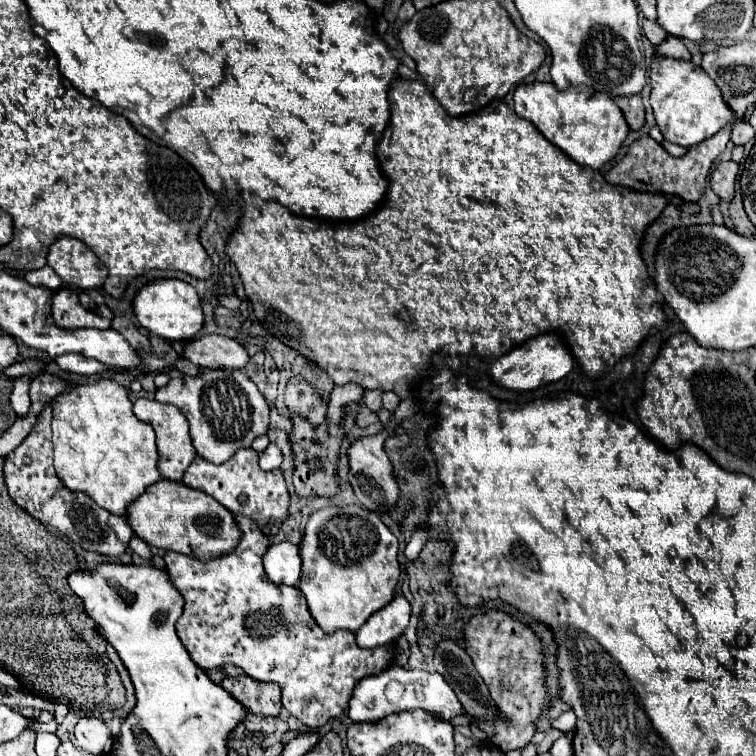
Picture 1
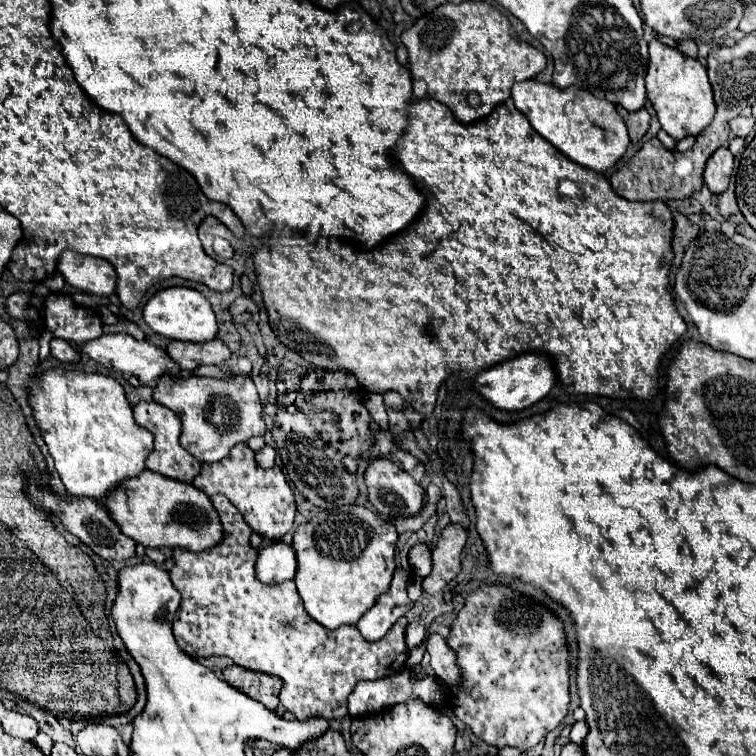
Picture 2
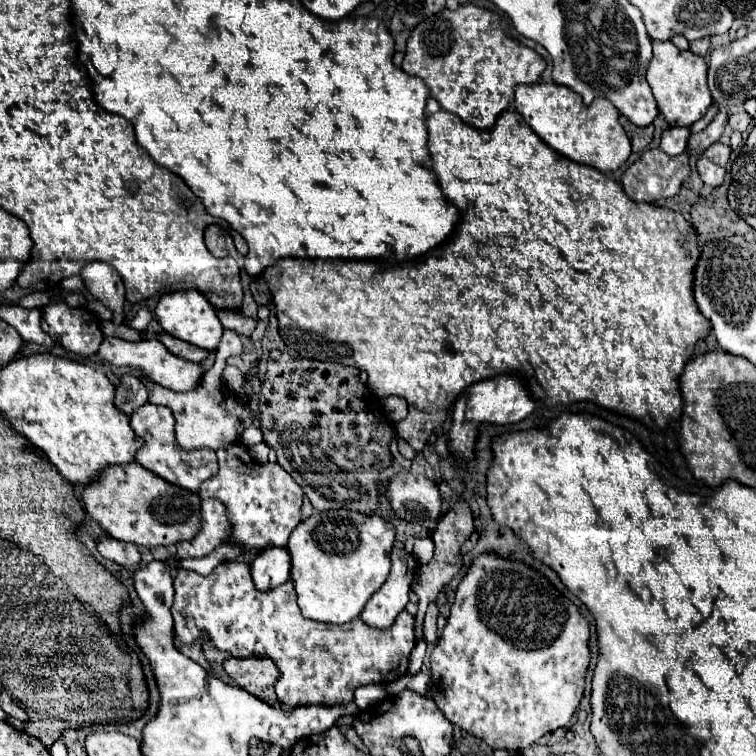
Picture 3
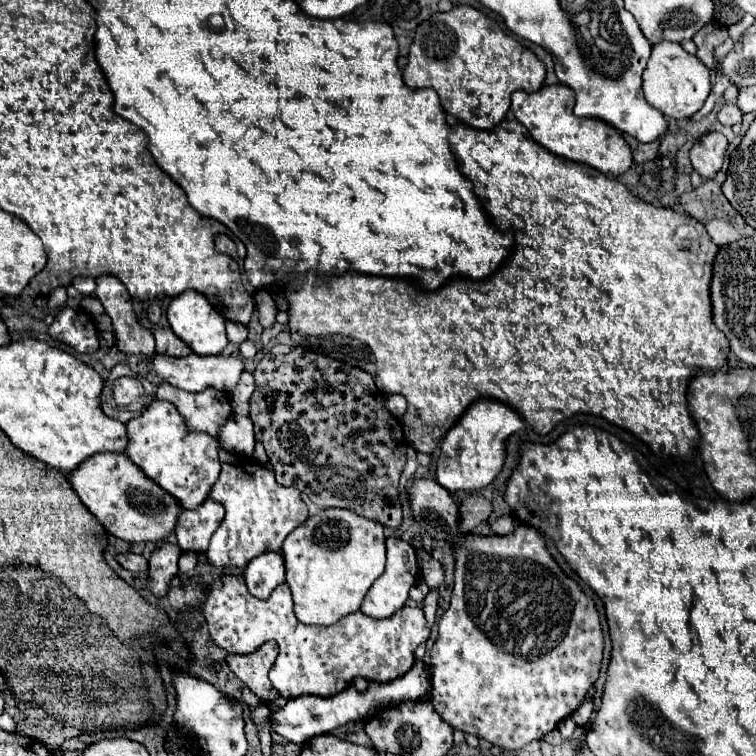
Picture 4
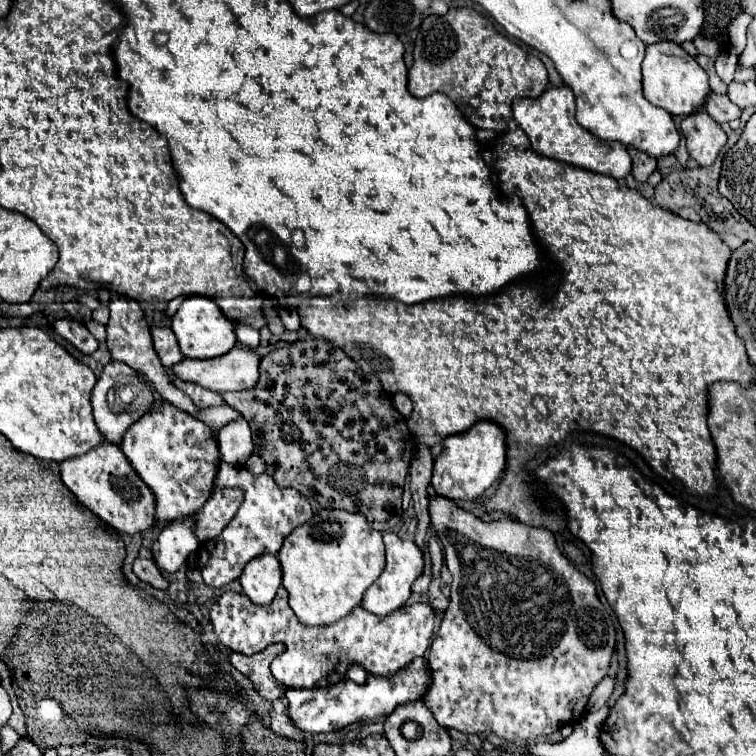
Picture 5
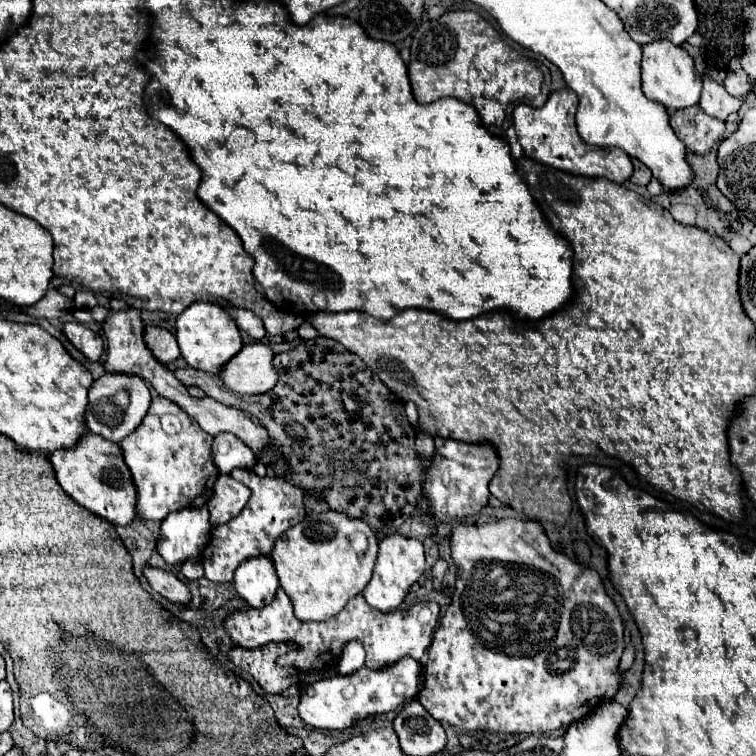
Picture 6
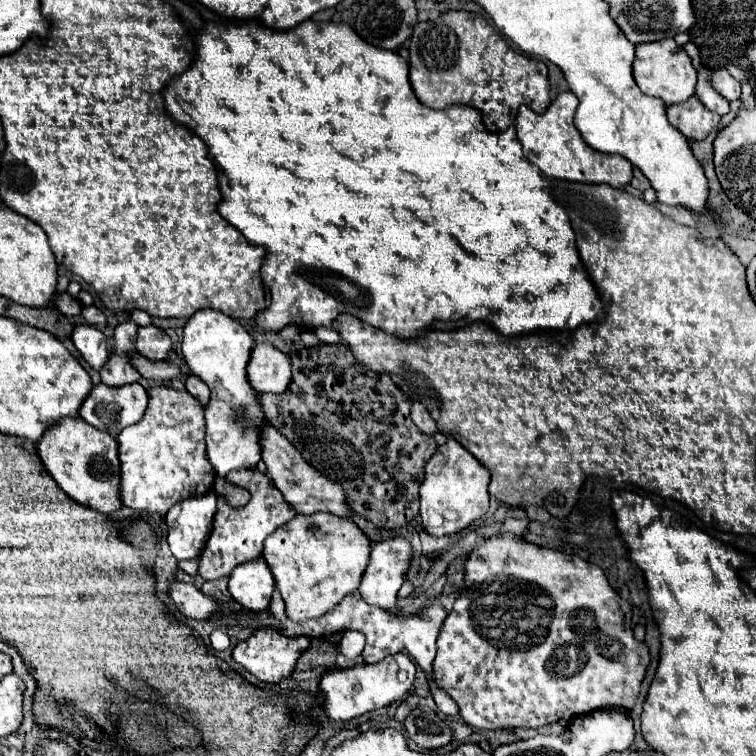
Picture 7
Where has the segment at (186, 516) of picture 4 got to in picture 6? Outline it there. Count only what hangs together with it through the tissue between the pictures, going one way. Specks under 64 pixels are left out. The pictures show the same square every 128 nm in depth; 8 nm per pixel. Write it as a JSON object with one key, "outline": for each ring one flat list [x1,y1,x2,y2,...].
{"outline":[[220,476,214,484,214,494,208,500,210,526,216,528,232,520,246,506,248,498,250,490,244,484,232,480,230,476]]}

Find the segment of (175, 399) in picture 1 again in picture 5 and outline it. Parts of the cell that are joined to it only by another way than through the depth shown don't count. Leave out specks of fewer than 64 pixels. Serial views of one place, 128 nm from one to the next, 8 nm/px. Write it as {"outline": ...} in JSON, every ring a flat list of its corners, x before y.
{"outline":[[172,378,172,384,176,388,180,388,180,390,184,390,192,398,196,408,212,408,212,406,226,404,218,392,210,392,210,390,206,390,202,386,196,386,196,384,190,384,190,382,182,382,178,378]]}

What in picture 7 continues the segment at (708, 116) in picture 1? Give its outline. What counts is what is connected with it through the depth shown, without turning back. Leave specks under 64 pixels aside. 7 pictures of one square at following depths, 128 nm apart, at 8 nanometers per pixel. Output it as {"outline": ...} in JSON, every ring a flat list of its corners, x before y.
{"outline":[[672,38,636,46,634,80,644,94,660,98,666,106,680,104,680,102,688,100,696,90,696,70,692,66,688,54]]}

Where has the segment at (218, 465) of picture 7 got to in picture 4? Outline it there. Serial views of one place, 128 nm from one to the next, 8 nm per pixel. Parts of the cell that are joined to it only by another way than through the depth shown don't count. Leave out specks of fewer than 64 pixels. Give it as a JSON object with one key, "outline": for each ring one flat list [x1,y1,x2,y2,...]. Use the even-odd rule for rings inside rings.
{"outline":[[186,290,186,292,178,294,176,298,172,298,172,302,166,310,166,318,168,318,168,324,174,330,174,334,180,340,184,340,192,348,192,352,196,352,196,354,202,354,202,356,220,354,228,344,226,330,224,330,224,318,196,290],[236,414,222,428,220,446,228,452,238,452,244,456,252,456,254,452,254,426,250,418]]}

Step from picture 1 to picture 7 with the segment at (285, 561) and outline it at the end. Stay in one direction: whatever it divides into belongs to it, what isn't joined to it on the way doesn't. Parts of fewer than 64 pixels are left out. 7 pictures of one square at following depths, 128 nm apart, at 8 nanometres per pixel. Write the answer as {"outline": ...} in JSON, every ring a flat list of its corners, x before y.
{"outline":[[252,560,232,570,228,590,232,598,248,610,266,610,274,592,274,580,264,560]]}

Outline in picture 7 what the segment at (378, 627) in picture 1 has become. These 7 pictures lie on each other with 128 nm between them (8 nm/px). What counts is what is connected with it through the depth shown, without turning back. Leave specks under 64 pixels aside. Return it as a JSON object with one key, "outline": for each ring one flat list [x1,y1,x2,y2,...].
{"outline":[[392,534,392,536,386,536,382,538,378,544,374,544,372,548,372,554,370,554,370,564,364,572,364,580,360,584,360,594,362,598,372,604,372,606,378,606,382,610,392,610,396,608,396,602,398,602,398,590,400,586,404,584,408,572,412,568,412,544,406,536,402,534]]}

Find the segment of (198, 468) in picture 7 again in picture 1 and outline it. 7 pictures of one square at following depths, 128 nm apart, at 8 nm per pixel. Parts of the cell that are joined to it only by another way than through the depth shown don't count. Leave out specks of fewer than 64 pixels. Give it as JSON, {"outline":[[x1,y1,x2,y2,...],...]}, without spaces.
{"outline":[[138,398,134,402,134,414,152,424,152,428,156,430,156,444,158,444,158,454,160,454,160,472,164,478,168,480,182,480,184,470,190,466,190,462,196,456,196,448,192,448,192,440,190,440,190,428,188,428,188,420,186,416,170,404,162,404,158,400,148,400,148,398]]}

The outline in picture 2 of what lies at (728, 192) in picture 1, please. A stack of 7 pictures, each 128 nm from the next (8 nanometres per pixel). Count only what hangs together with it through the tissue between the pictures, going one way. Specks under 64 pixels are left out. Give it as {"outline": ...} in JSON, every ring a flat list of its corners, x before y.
{"outline":[[718,148,710,156,704,170,704,182,712,194,722,194,728,188,732,168,734,168,734,156,730,154,728,148]]}

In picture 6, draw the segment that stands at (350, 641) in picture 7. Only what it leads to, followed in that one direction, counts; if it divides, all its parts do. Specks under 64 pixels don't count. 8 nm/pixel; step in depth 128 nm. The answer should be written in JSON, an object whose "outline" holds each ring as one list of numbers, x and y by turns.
{"outline":[[354,640,352,644,348,644,348,648,344,648,338,672,348,676,348,674,354,674,356,670,360,670,362,666,364,666,364,648,360,646,360,642]]}

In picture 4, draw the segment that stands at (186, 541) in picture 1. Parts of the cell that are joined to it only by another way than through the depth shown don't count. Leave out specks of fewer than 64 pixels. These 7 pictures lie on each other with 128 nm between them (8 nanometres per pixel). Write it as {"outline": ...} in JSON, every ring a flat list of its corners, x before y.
{"outline":[[126,454,92,456,80,464,68,480,106,532,130,544,166,540,176,530,176,520,184,510,172,494,150,480,136,464,132,464,132,460,126,458]]}

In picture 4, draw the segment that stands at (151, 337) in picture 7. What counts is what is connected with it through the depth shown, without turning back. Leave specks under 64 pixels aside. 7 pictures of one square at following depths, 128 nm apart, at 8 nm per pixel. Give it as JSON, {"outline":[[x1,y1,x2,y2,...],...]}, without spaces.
{"outline":[[158,328,154,332,154,340,156,340,156,352,160,354,170,354,176,358,192,354,192,350,170,328]]}

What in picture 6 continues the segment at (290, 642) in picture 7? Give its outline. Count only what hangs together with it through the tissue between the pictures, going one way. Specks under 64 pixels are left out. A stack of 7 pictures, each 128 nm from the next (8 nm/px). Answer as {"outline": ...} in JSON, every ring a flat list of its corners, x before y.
{"outline":[[270,642,258,650,244,650,234,646,228,652,228,658,232,664,250,672,266,694,282,694,286,688,298,682,298,672,280,668,276,664,276,658,286,654,288,650,290,650,288,644,276,642]]}

